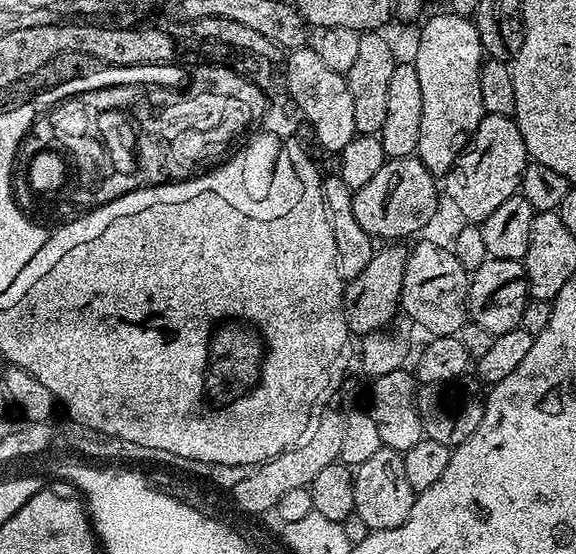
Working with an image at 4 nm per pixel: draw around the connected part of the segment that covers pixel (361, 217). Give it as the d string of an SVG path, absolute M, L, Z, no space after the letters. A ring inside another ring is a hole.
M394 156L385 159L382 170L378 170L366 186L353 191L354 218L358 218L358 226L377 241L404 242L407 236L423 233L441 195L437 177L426 170L419 156Z

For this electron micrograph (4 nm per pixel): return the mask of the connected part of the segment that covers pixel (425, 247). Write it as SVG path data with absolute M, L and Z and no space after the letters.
M423 238L417 239L416 242L416 245L411 245L408 253L404 289L400 295L400 308L418 327L425 328L429 337L455 336L468 320L469 269L464 268L462 262L458 262L458 258L453 254L451 248L436 246L433 242Z

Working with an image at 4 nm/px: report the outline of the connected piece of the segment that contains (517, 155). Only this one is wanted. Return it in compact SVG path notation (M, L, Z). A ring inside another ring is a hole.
M485 114L464 153L443 176L443 195L455 201L468 222L483 222L498 210L498 206L502 206L502 202L506 202L506 198L520 192L520 179L529 162L526 142L522 142L515 119L502 114Z

